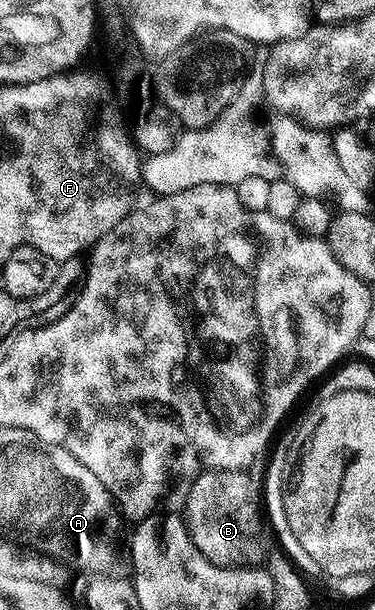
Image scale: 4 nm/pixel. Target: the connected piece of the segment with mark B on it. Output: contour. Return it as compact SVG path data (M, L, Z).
M200 471L191 482L187 499L182 505L181 514L193 545L197 545L199 552L214 567L257 567L264 562L262 559L267 551L267 543L263 540L265 515L261 510L261 487L249 476L247 471Z

